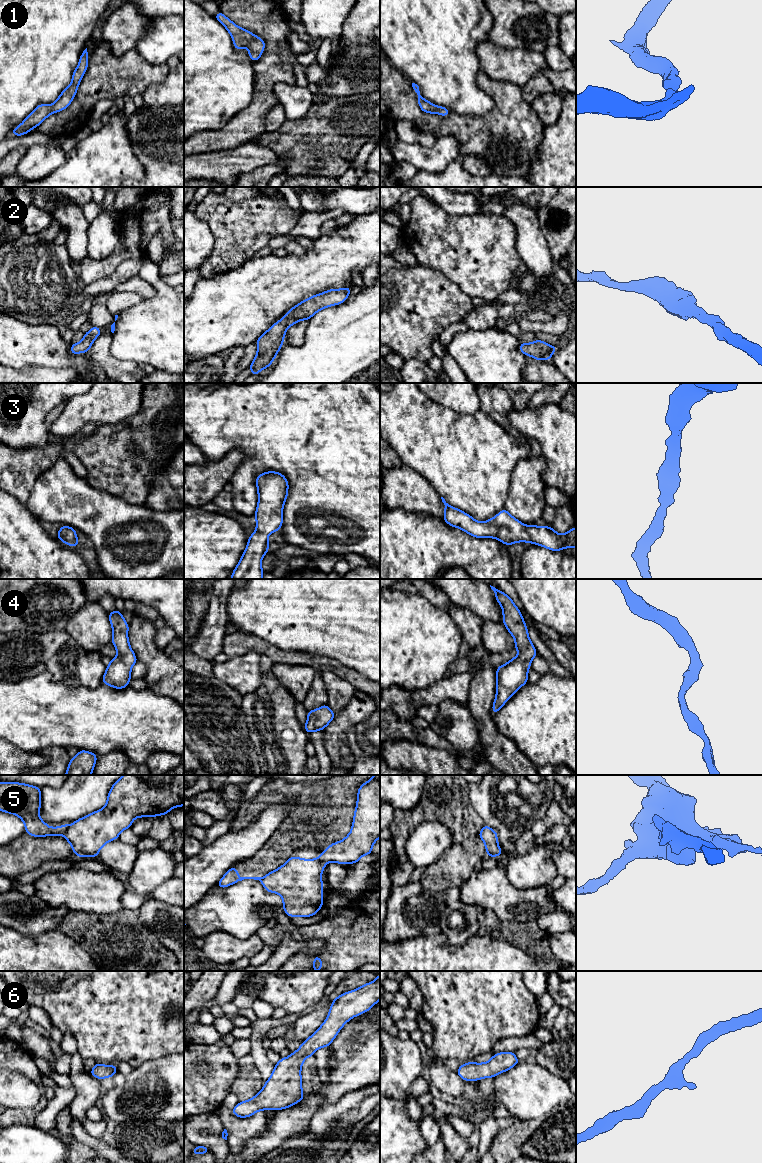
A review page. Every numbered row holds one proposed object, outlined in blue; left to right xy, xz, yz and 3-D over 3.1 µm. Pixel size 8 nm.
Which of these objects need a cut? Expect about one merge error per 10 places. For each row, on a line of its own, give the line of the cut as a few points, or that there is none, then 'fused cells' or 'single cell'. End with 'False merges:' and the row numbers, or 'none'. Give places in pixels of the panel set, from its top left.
1: cut none; single cell
2: cut none; single cell
3: cut none; single cell
4: cut none; single cell
5: cut xy (68, 826), (62, 833); fused cells
6: cut none; single cell
False merges: 5

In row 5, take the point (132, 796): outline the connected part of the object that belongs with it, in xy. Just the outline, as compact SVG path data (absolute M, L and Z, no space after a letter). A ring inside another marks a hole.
M123 775L112 785L104 808L74 821L63 836L78 857L97 857L100 849L106 843L118 839L123 830L131 827L135 818L166 815L173 808L180 806L184 806L184 775Z

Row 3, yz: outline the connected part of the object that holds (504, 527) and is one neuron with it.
M443 497L445 505L444 521L476 538L495 538L509 546L517 542L533 543L552 551L564 548L576 548L576 529L572 527L565 534L558 534L552 527L525 525L514 518L506 509L502 509L495 517L478 522L469 514L449 505Z

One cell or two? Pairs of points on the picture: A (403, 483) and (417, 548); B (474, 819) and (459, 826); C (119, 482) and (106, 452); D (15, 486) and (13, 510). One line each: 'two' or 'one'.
A: two
B: one
C: one
D: two

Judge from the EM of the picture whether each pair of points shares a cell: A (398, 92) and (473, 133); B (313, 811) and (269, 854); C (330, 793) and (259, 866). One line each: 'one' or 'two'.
A: one
B: one
C: one

